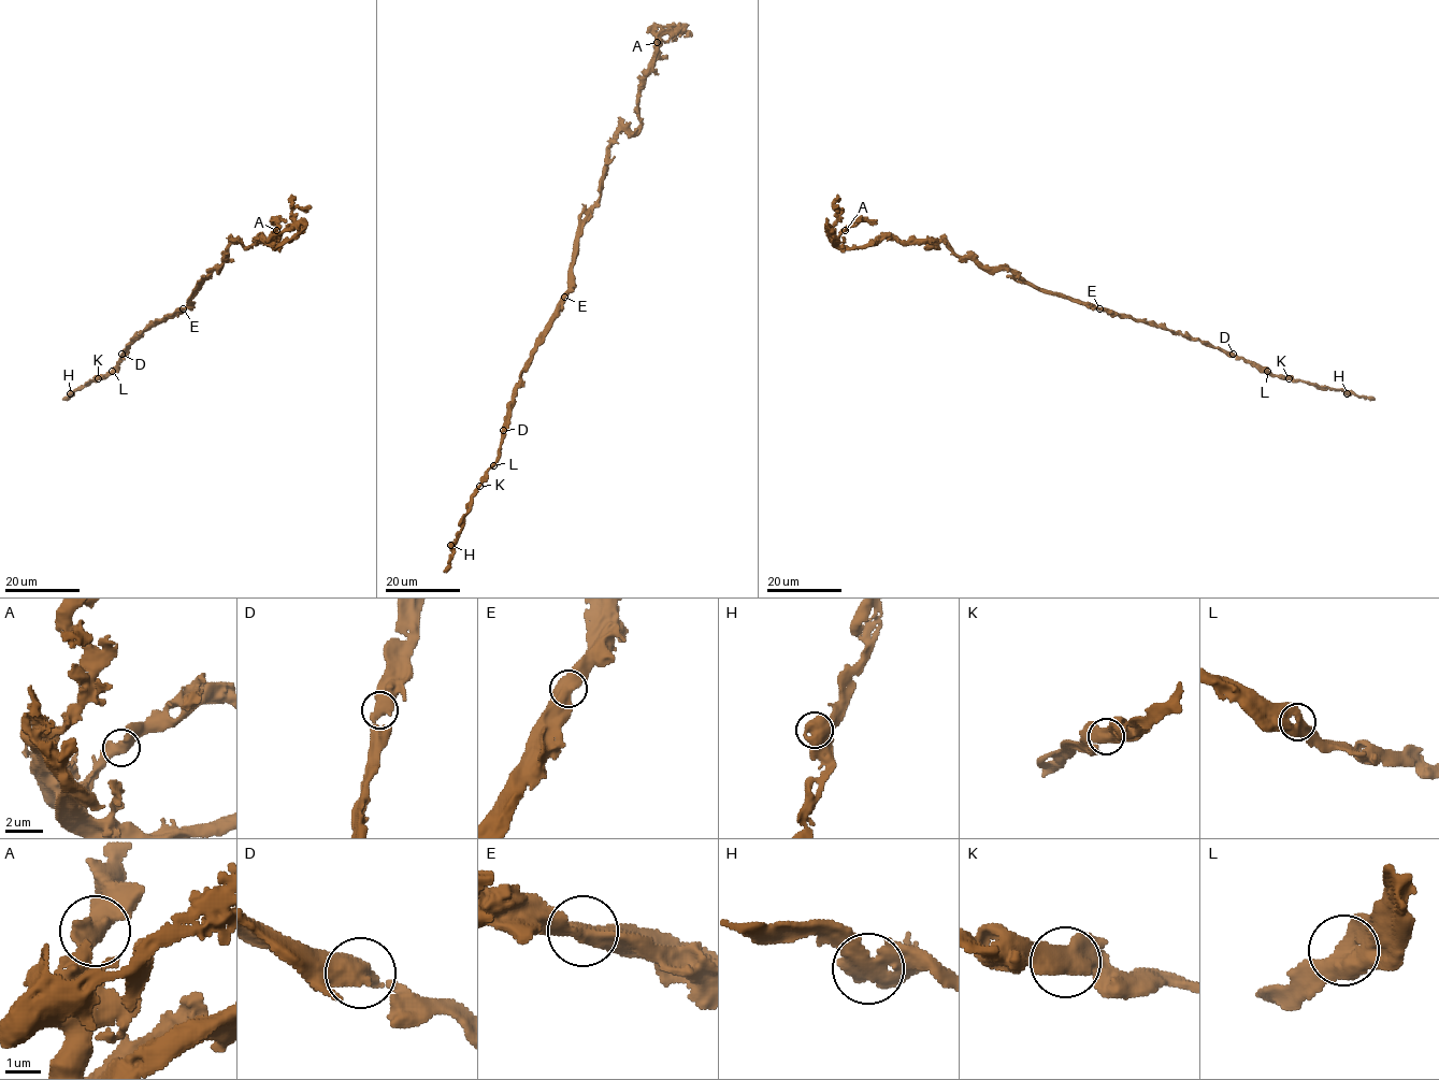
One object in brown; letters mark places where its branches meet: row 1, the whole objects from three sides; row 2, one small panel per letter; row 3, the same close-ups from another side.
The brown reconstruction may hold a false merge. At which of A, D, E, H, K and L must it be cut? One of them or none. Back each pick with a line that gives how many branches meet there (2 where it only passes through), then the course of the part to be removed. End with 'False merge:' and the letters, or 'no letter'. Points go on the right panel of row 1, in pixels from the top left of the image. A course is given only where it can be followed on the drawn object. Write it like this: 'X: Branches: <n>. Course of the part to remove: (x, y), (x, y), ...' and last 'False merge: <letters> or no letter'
False merge: no letter

